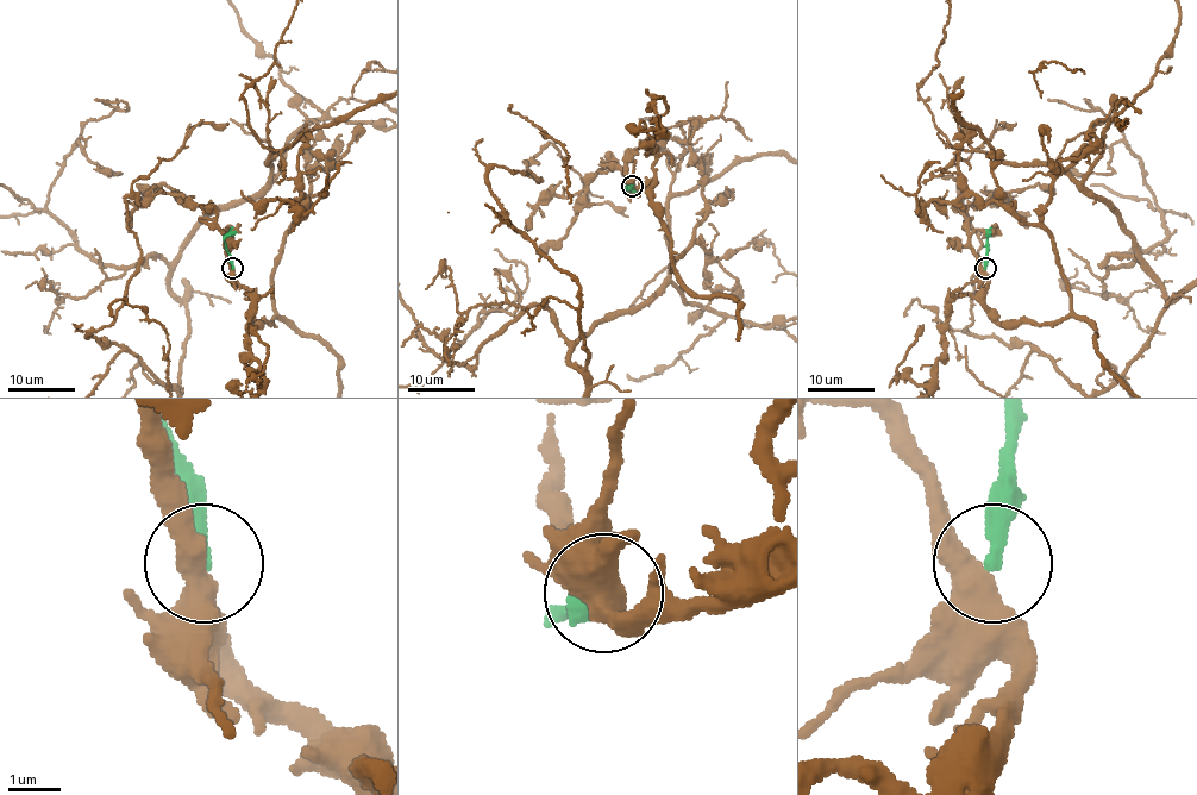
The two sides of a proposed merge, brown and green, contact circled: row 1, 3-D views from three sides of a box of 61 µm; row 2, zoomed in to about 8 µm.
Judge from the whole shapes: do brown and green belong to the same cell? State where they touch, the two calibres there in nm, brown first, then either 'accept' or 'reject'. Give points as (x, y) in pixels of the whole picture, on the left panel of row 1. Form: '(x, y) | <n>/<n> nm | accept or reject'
(232, 268) | 480/340 nm | reject

